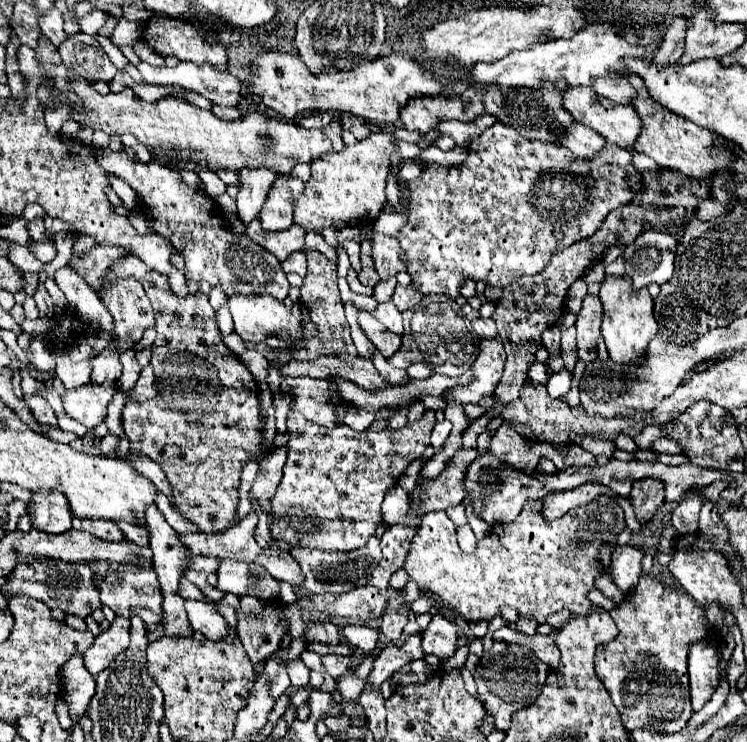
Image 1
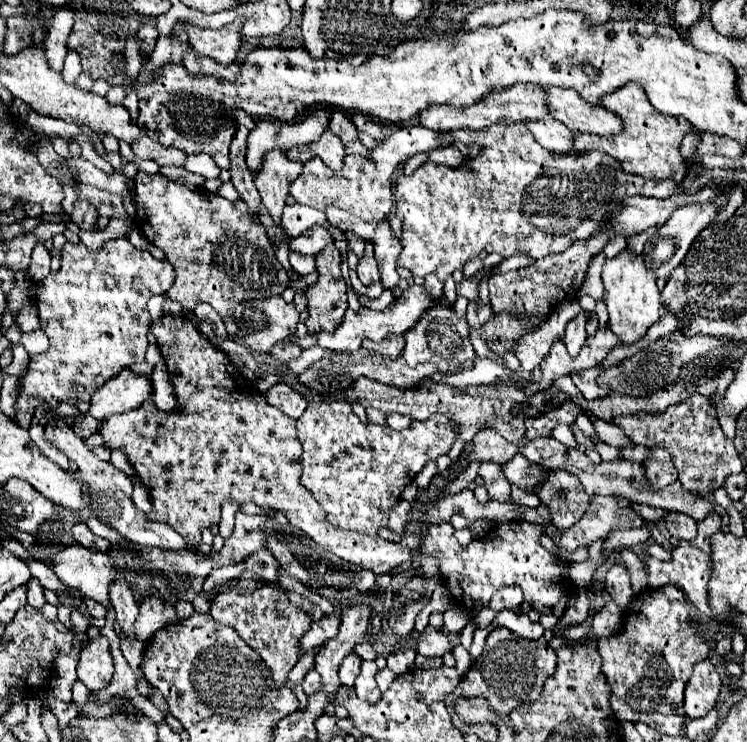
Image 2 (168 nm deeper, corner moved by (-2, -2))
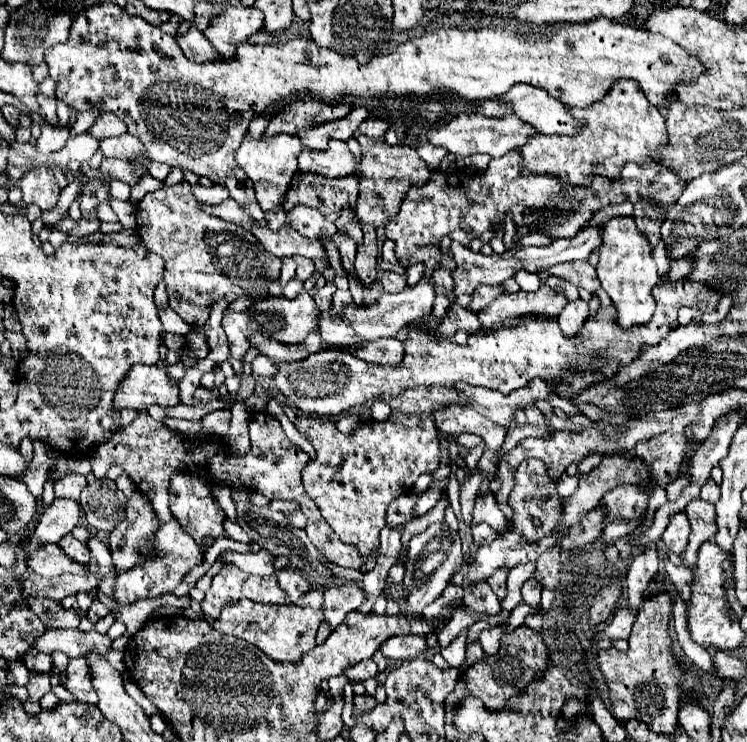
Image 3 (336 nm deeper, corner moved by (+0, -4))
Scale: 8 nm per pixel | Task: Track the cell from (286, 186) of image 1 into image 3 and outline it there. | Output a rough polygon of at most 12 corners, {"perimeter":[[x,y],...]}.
{"perimeter":[[247,135],[239,167],[261,209],[279,207],[303,145],[297,135]]}

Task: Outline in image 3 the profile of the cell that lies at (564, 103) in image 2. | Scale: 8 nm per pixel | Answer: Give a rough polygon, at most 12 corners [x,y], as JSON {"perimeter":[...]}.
{"perimeter":[[513,85],[499,101],[539,133],[575,135],[579,121],[539,87]]}

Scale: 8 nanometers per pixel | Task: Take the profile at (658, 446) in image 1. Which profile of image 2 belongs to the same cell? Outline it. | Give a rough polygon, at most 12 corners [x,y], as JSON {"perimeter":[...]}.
{"perimeter":[[645,445],[621,449],[623,459],[643,463],[651,451]]}

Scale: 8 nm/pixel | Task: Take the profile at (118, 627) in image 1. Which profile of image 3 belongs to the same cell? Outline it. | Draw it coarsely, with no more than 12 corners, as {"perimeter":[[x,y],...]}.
{"perimeter":[[69,661],[63,687],[87,705],[97,705],[87,661]]}

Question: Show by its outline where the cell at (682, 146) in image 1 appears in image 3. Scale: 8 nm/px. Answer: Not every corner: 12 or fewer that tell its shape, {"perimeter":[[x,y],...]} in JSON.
{"perimeter":[[635,81],[573,107],[577,135],[529,139],[521,171],[561,187],[617,179],[667,145]]}

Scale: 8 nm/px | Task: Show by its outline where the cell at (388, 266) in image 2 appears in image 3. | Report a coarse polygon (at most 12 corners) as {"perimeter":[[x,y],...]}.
{"perimeter":[[385,271],[381,277],[385,293],[401,293],[407,275]]}

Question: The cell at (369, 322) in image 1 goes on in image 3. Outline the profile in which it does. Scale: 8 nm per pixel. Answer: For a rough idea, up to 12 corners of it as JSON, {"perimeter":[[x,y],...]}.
{"perimeter":[[393,337],[357,345],[351,353],[369,363],[395,365],[403,343]]}

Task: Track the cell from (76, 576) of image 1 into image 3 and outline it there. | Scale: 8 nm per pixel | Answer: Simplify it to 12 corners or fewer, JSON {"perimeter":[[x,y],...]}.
{"perimeter":[[93,601],[87,619],[97,623],[109,615],[111,609],[99,601]]}

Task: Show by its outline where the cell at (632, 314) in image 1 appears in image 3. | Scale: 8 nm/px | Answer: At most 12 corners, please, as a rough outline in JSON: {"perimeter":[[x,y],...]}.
{"perimeter":[[633,217],[609,219],[597,249],[619,327],[647,323],[659,283]]}

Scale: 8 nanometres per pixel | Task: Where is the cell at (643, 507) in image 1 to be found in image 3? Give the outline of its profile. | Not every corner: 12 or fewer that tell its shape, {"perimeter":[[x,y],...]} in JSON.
{"perimeter":[[661,433],[635,445],[667,487],[687,451],[685,435]]}

